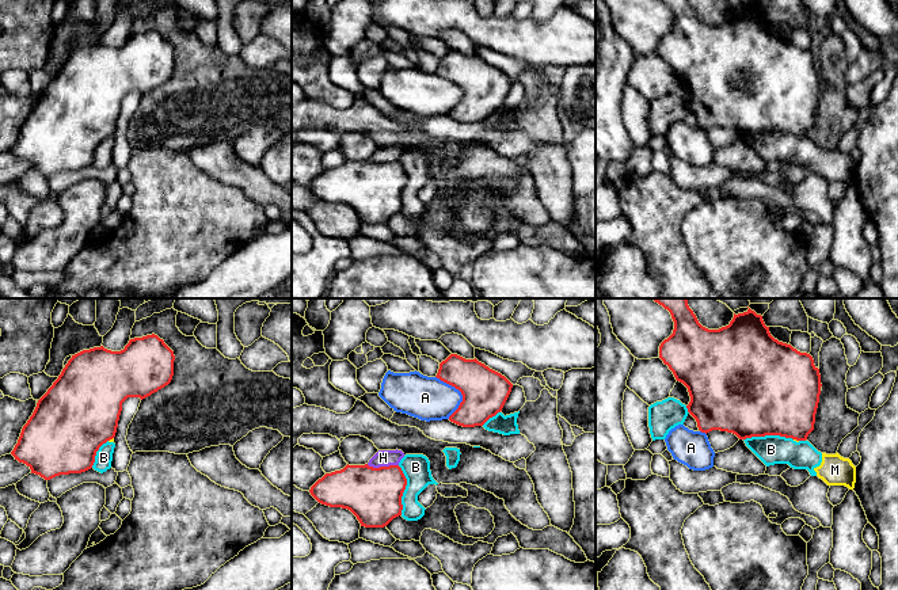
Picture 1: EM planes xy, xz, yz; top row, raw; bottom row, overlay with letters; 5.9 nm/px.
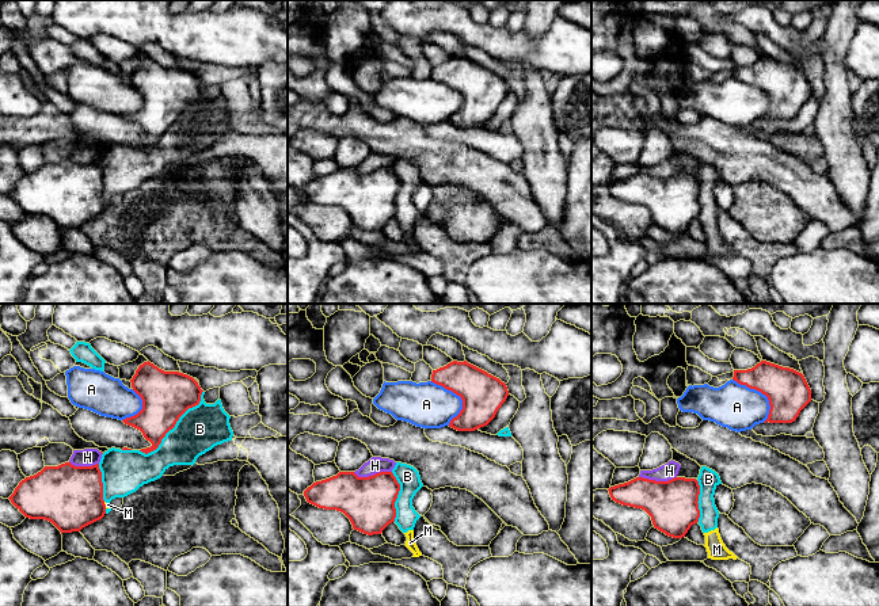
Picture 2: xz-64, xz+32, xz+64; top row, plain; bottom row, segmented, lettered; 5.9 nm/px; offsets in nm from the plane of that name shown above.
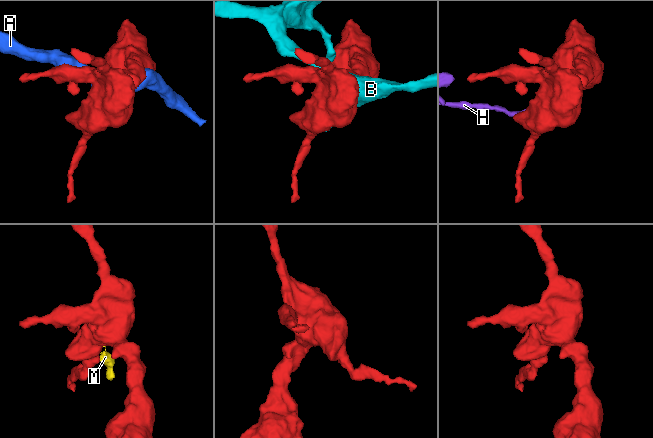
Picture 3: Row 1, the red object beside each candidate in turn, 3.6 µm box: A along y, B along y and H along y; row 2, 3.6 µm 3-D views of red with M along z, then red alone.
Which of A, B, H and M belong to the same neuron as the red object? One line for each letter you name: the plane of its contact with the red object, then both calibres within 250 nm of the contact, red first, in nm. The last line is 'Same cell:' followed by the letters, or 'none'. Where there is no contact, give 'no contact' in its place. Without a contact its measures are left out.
Same cell: none

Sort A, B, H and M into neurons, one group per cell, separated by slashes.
A / B M / H

